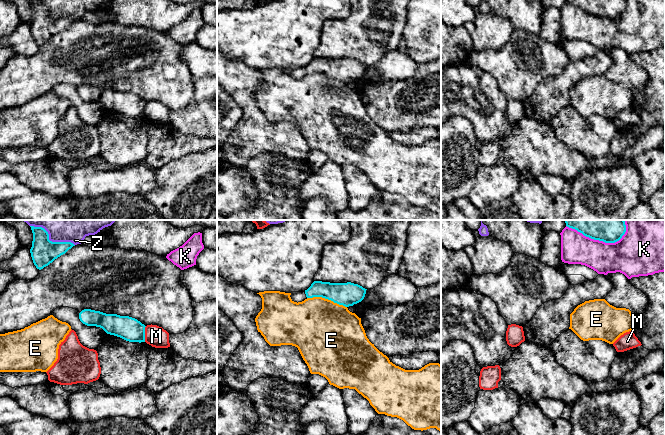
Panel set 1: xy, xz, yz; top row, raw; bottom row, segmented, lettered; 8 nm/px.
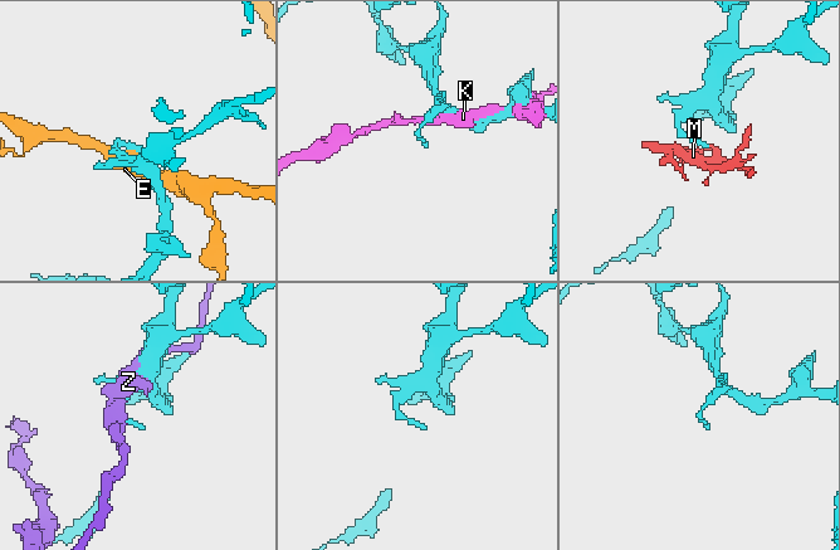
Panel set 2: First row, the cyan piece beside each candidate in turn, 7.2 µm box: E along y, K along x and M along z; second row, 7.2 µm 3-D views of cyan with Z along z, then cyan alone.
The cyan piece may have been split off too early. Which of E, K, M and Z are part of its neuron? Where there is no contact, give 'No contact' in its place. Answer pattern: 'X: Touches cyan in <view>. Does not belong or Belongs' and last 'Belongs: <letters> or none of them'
E: Touches cyan in xz. Does not belong
K: Touches cyan in yz. Does not belong
M: Touches cyan in xy. Does not belong
Z: Touches cyan in xy. Does not belong
Belongs: none of them

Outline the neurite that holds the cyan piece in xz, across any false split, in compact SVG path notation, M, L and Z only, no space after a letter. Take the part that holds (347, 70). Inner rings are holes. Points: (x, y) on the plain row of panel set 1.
M314 57L305 66L307 74L322 73L345 83L353 82L361 78L366 70L365 64L351 58L330 59Z

